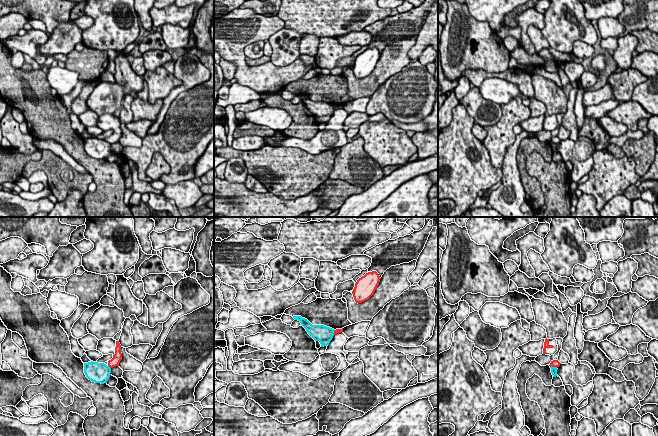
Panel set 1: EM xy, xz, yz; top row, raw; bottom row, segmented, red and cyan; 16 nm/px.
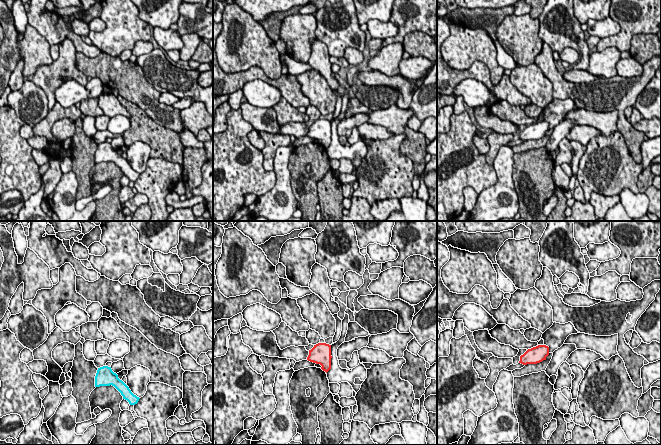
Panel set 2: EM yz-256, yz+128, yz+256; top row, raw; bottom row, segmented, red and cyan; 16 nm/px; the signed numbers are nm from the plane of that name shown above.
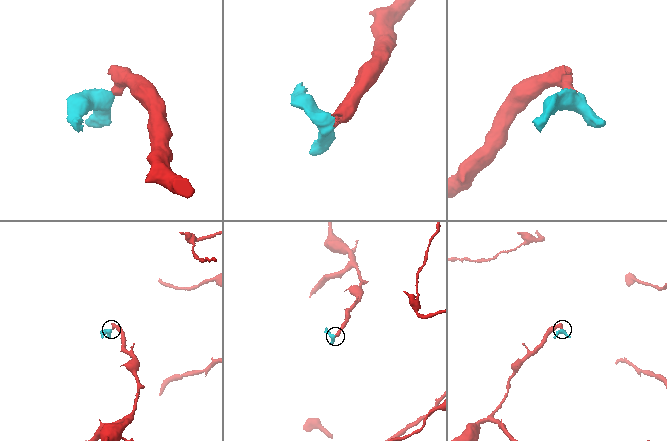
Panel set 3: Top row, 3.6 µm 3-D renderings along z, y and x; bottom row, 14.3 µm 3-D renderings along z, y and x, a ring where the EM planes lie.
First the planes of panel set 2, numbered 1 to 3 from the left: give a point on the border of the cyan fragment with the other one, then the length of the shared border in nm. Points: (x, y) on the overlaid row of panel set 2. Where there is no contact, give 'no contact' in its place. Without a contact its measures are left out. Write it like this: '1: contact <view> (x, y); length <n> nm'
1: no contact
2: no contact
3: no contact

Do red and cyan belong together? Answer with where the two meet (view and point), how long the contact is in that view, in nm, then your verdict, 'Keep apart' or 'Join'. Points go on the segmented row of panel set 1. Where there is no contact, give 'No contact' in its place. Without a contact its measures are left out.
Touches red at xy (109, 366). Shared border 70 nm. Keep apart

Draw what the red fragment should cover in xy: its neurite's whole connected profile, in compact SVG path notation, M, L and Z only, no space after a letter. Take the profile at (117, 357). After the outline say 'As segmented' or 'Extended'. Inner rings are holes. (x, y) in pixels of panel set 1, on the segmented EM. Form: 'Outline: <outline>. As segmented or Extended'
Outline: M103 338L98 341L96 350L103 355L113 355L113 358L108 361L108 366L110 368L119 366L119 363L122 360L121 345L119 341L116 341L113 338Z. Extended

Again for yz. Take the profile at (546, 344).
Outline: M556 338L553 339L545 339L543 354L546 355L554 355L558 351L558 345Z. Extended

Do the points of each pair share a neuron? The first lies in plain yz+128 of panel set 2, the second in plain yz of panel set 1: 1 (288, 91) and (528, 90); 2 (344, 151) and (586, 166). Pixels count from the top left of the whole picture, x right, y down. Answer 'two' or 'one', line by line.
1: one
2: one

